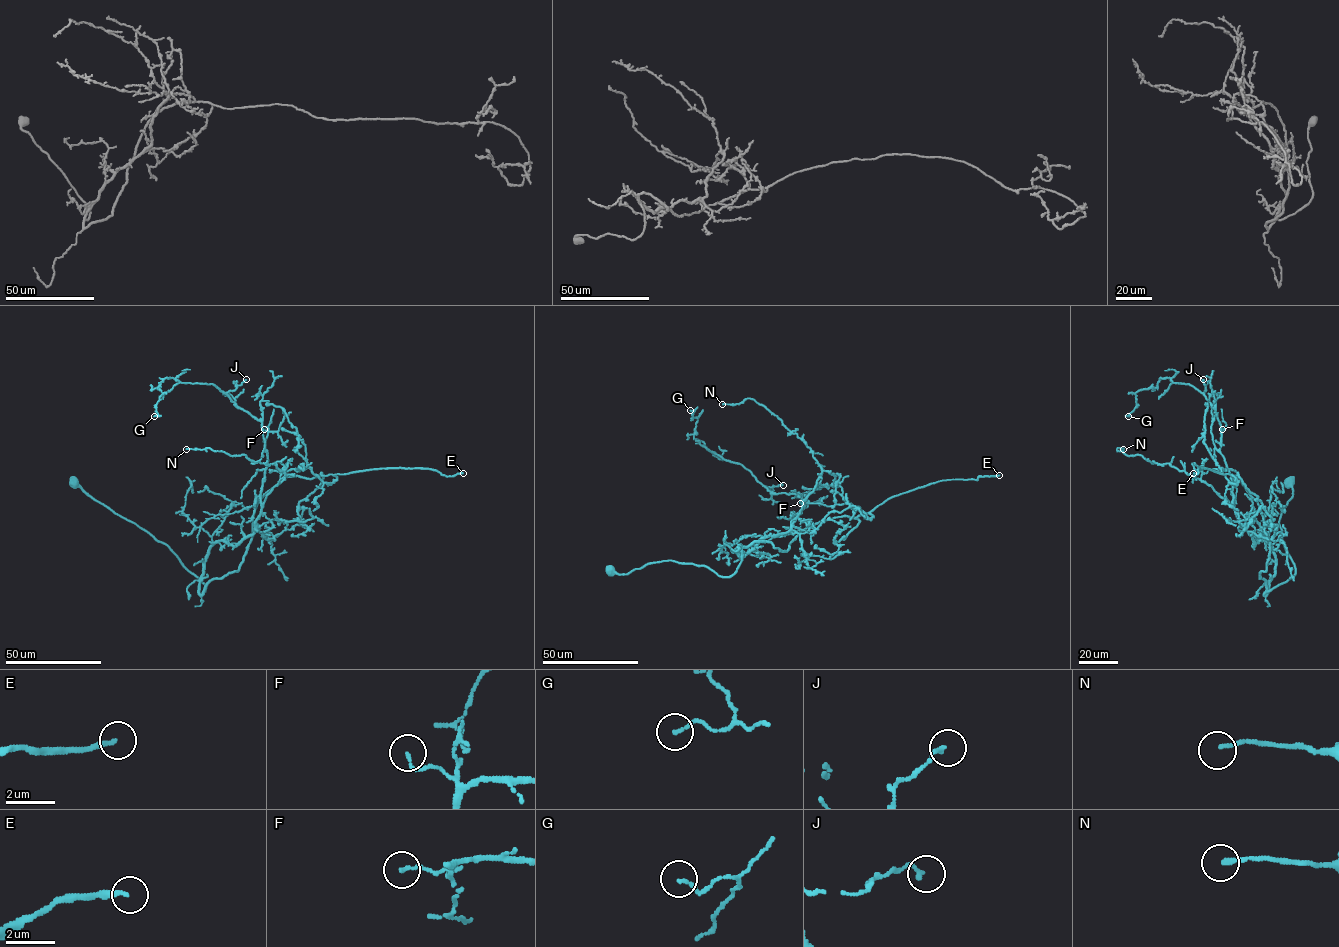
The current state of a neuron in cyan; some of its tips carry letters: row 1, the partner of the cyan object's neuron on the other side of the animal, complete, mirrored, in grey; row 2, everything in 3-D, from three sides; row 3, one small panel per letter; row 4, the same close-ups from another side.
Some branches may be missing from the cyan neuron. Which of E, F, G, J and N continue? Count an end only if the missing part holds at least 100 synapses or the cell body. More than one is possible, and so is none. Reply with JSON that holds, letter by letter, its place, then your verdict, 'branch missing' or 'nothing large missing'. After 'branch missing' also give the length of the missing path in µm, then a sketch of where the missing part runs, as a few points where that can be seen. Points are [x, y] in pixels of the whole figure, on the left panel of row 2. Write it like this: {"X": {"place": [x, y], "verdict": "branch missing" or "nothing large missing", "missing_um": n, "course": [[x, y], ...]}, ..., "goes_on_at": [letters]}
{"E": {"place": [463, 473], "verdict": "branch missing", "missing_um": 140}, "F": {"place": [264, 429], "verdict": "nothing large missing"}, "G": {"place": [154, 416], "verdict": "nothing large missing"}, "J": {"place": [246, 379], "verdict": "nothing large missing"}, "N": {"place": [186, 449], "verdict": "nothing large missing"}, "goes_on_at": ["E"]}

